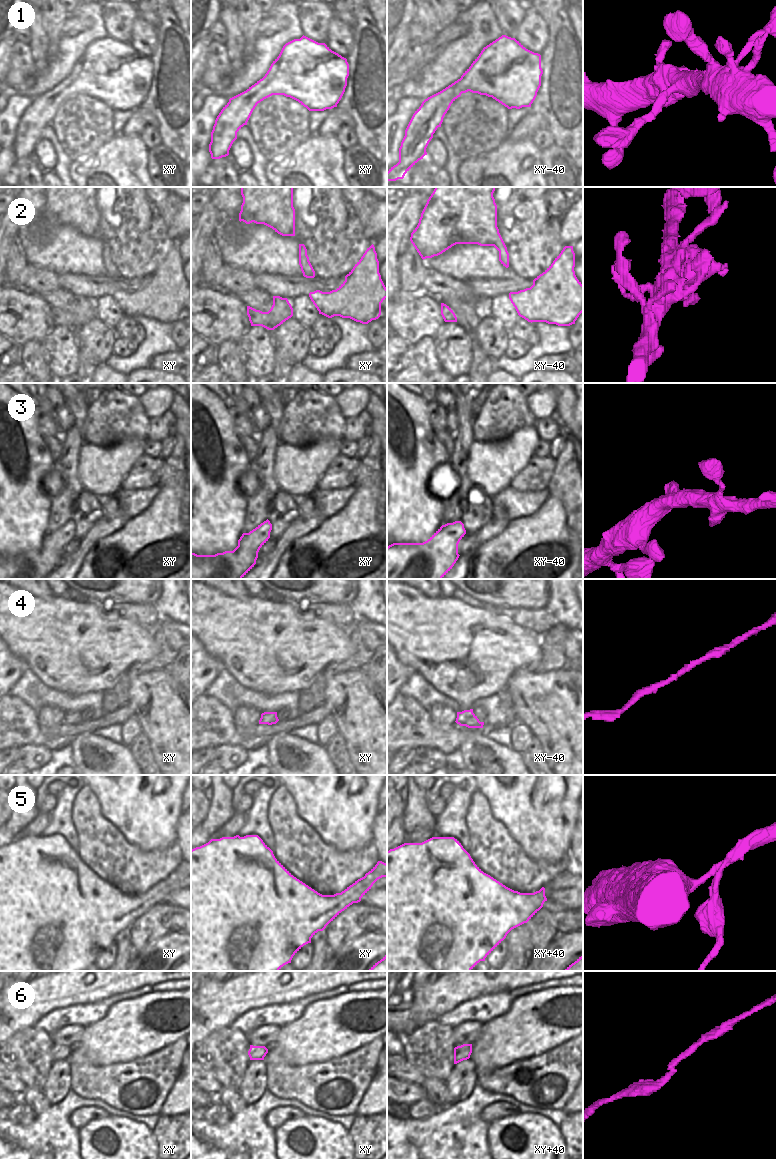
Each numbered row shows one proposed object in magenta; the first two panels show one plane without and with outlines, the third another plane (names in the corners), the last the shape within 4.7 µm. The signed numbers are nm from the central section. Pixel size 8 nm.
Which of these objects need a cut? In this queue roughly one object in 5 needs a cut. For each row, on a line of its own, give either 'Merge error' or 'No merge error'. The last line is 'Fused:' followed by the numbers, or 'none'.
1: No merge error
2: No merge error
3: No merge error
4: No merge error
5: Merge error
6: No merge error
Fused: 5

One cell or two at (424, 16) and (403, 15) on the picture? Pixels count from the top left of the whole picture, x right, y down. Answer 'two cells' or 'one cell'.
two cells

